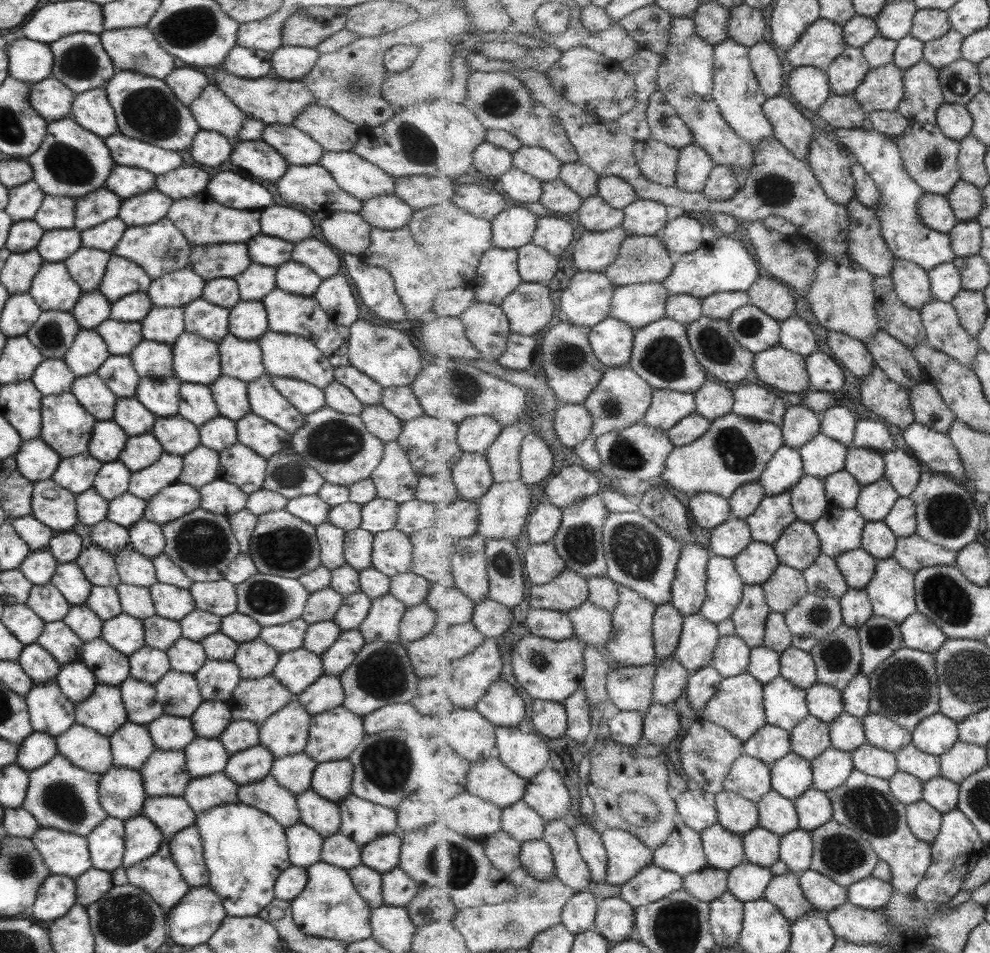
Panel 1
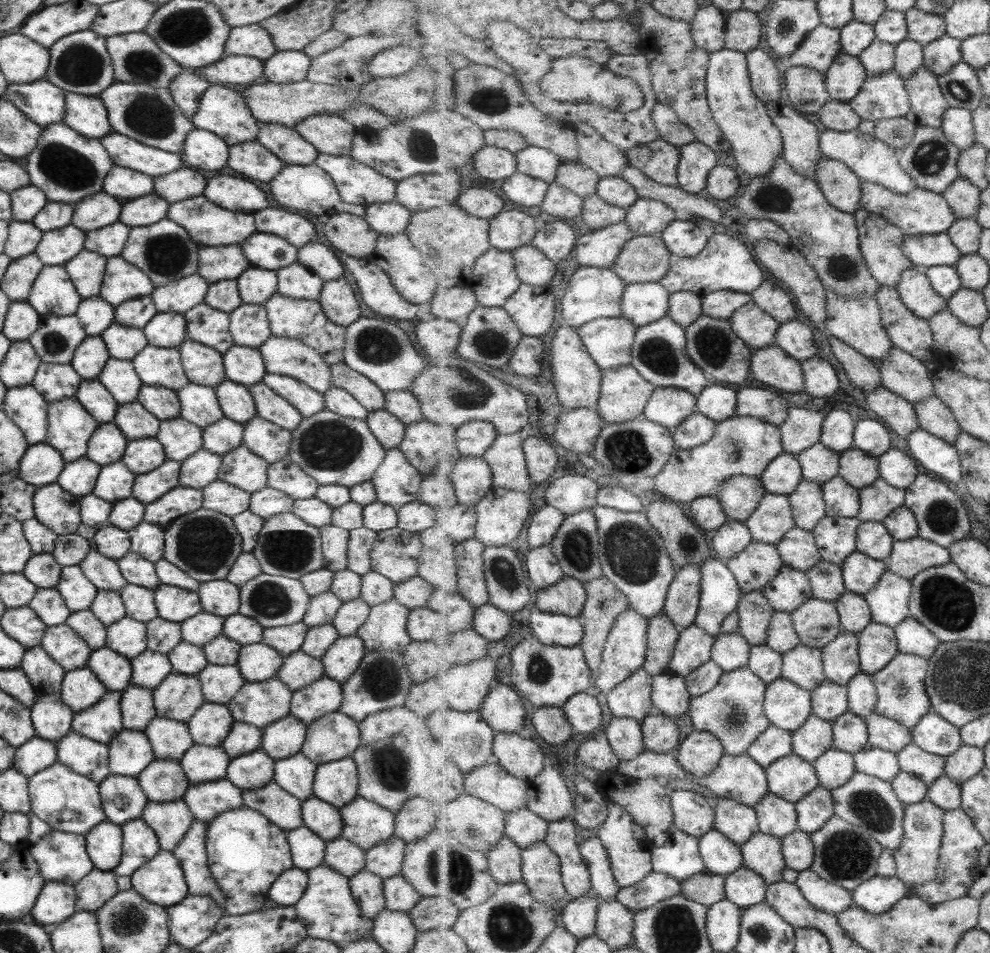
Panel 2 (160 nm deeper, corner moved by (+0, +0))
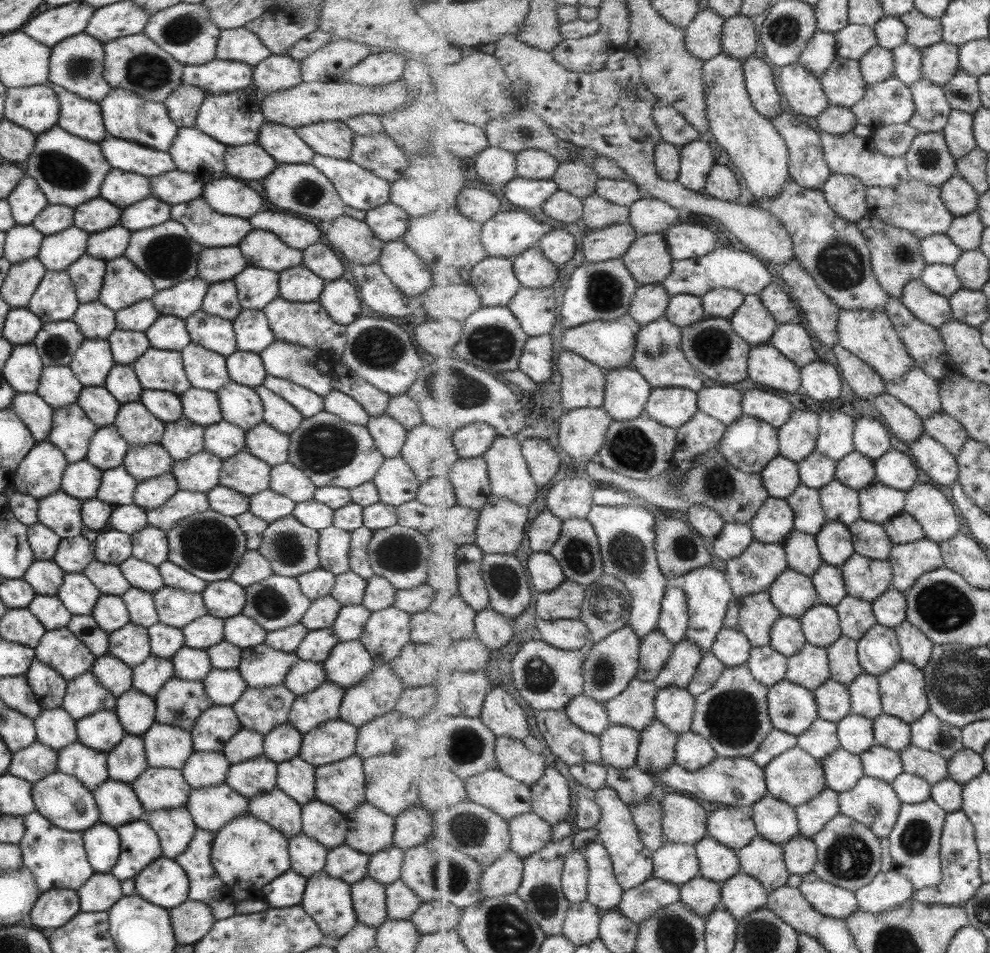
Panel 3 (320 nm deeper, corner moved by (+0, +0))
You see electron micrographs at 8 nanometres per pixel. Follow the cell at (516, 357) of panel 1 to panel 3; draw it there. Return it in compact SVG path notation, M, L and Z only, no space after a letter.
M551 336L529 337L524 355L520 358L520 369L538 384L551 380L553 338Z

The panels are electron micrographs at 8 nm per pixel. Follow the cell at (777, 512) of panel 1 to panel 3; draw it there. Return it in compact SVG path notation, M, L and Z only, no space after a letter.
M770 497L750 523L757 540L783 543L795 529L796 513L787 499Z

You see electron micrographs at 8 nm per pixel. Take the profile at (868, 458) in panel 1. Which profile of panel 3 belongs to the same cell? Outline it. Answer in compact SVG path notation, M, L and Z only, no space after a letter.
M854 451L837 464L836 480L861 491L876 481L876 460Z

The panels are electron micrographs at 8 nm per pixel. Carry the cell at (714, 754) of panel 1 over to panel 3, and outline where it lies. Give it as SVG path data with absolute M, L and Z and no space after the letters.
M693 730L679 735L677 764L683 768L696 771L711 764L718 757L716 749L704 736Z

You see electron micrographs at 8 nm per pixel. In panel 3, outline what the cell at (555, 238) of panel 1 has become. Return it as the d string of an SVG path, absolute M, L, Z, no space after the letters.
M557 226L545 234L545 237L541 239L537 247L557 266L571 262L575 252L577 252L575 236L571 236L565 230L557 230Z

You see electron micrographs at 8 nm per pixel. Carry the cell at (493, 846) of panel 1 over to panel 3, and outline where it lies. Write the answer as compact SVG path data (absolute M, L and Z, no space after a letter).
M512 850L484 869L480 891L485 898L507 896L520 890L524 881L524 859Z

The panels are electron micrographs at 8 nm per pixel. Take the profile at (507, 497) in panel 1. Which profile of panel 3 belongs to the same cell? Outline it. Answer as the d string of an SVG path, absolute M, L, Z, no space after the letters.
M492 495L480 511L475 544L487 554L513 554L525 540L531 508L503 496Z

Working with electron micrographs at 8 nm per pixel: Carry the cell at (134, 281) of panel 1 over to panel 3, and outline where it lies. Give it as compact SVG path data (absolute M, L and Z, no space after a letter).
M125 257L105 261L105 274L98 294L105 308L115 312L140 300L150 300L155 289L148 276L145 276Z

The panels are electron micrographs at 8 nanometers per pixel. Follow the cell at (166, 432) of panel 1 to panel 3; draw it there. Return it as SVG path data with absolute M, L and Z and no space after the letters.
M182 416L175 422L164 423L158 444L174 462L186 460L189 456L203 451L203 427Z

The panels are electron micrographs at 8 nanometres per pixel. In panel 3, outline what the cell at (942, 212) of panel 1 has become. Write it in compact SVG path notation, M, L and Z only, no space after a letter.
M913 178L896 187L868 187L868 205L869 213L873 216L878 216L889 224L909 230L921 240L932 235L946 235L955 218L942 199L942 187Z

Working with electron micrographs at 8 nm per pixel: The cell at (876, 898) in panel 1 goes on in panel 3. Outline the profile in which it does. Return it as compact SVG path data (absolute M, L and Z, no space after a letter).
M893 868L889 872L881 870L871 884L856 891L856 897L861 911L880 914L913 899L915 890L912 880Z

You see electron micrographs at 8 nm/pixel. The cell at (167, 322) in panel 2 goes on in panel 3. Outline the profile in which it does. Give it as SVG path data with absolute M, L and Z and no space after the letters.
M159 315L155 322L145 329L144 335L151 348L161 351L180 351L190 343L184 320L176 316Z

